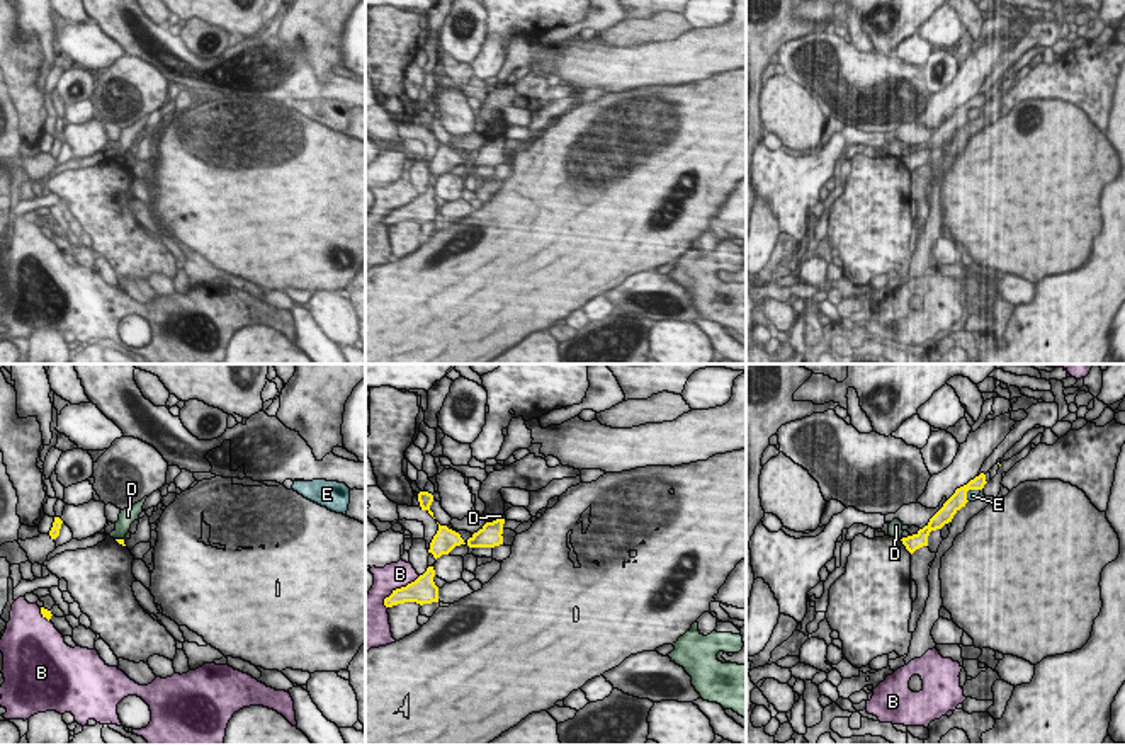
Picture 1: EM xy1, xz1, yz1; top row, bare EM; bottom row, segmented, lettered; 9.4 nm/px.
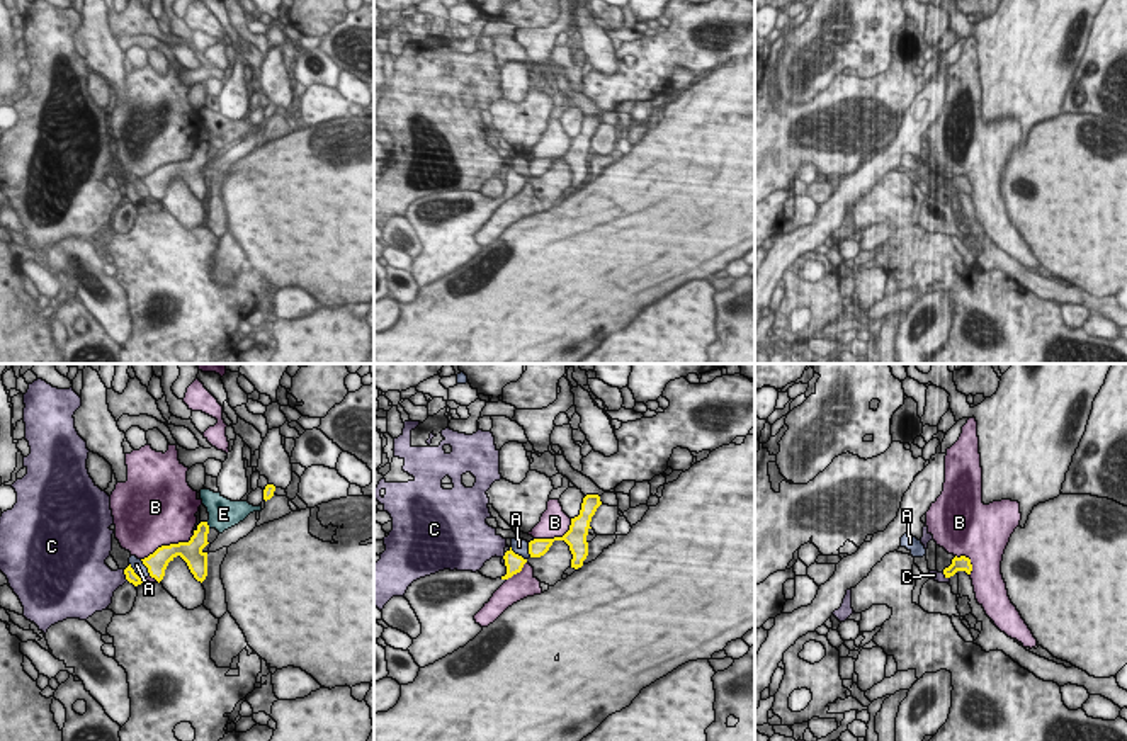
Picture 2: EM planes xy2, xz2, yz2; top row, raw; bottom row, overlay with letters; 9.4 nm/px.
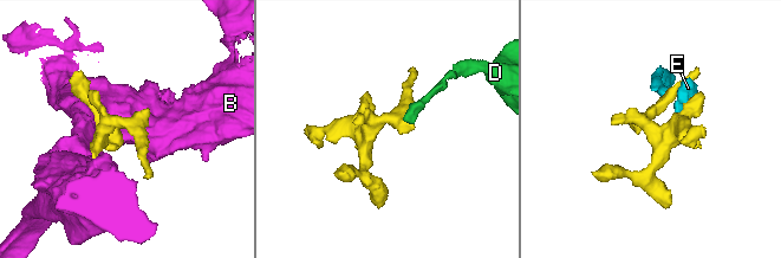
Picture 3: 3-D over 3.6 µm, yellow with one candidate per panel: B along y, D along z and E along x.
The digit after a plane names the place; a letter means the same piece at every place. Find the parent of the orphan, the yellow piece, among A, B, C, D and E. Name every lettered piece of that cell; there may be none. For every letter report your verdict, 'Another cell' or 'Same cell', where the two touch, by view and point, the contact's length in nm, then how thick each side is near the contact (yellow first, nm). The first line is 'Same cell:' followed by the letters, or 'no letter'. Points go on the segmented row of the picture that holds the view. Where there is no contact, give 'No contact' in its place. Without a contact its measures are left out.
Same cell: no letter
A: Another cell. Touches yellow at xy2 (133, 571). Shared border 220 nm. Thickness 120 nm (yellow) against 120 nm
B: Another cell. Touches yellow at xy2 (167, 546). Shared border 550 nm. Thickness 200 nm (yellow) against 480 nm
C: Another cell. Touches yellow at xy2 (124, 573). Shared border 120 nm. Thickness 120 nm (yellow) against 320 nm
D: Another cell. Touches yellow at xy1 (119, 540). Shared border 80 nm. Thickness 60 nm (yellow) against 160 nm
E: Another cell. Touches yellow at xy2 (208, 526). Shared border 70 nm. Thickness 160 nm (yellow) against 280 nm.

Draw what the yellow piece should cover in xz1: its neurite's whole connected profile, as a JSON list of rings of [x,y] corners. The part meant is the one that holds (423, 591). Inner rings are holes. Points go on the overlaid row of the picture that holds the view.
[[[428,566],[423,575],[406,587],[393,590],[389,597],[384,599],[386,607],[393,607],[404,602],[416,602],[420,606],[438,602],[438,587],[433,582],[435,570]]]

